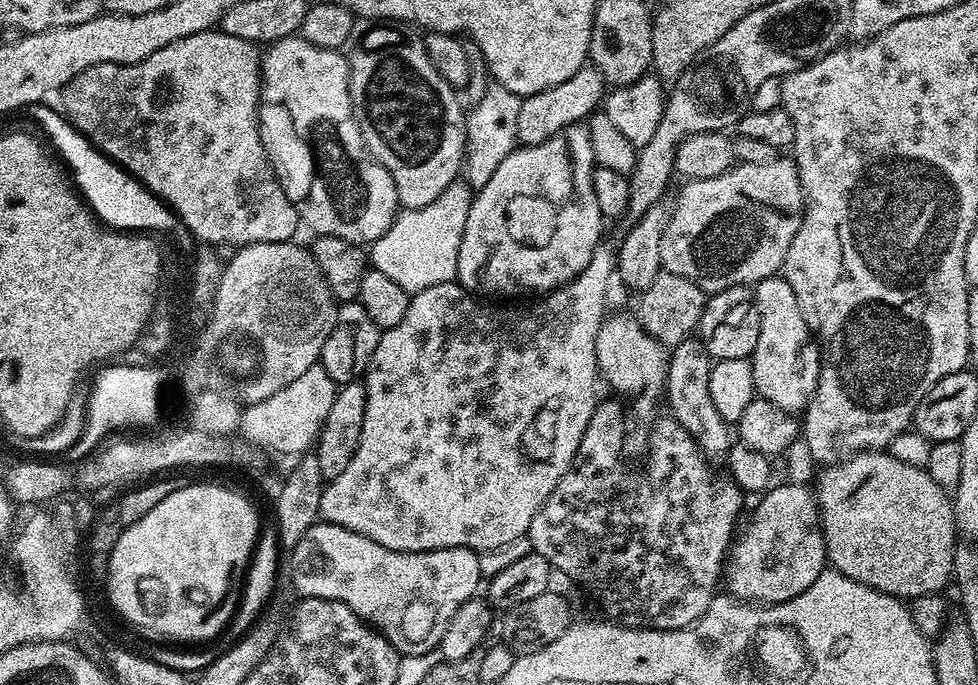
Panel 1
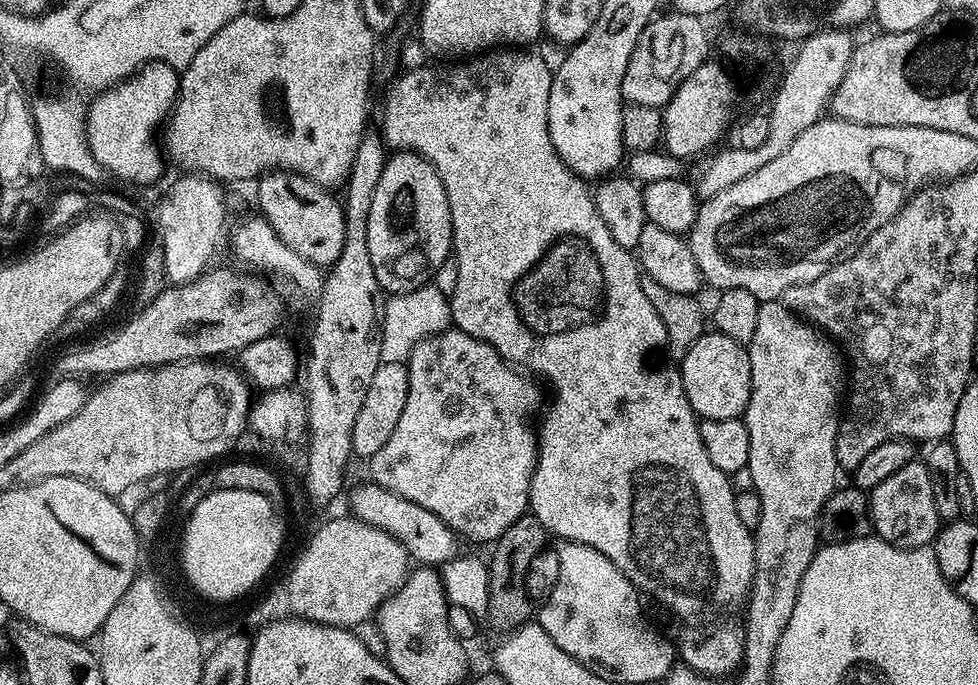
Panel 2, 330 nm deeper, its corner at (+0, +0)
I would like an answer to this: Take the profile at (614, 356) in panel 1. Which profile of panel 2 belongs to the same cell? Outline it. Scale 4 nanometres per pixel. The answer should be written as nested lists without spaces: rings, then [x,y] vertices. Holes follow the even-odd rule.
[[[489,50],[471,58],[461,59],[459,62],[432,62],[413,72],[405,71],[403,74],[400,74],[404,76],[398,77],[389,86],[388,93],[384,96],[384,109],[380,112],[380,125],[378,125],[378,128],[383,135],[385,145],[389,149],[417,152],[419,156],[431,162],[434,170],[438,170],[438,178],[442,178],[442,186],[446,190],[446,198],[450,206],[450,218],[452,219],[452,250],[458,264],[458,284],[454,289],[454,294],[450,298],[452,305],[452,324],[459,328],[461,332],[470,334],[474,338],[478,338],[482,342],[489,344],[509,364],[519,366],[529,373],[537,372],[538,375],[552,380],[552,388],[556,391],[556,397],[553,398],[552,405],[548,408],[548,413],[546,413],[547,408],[543,413],[543,416],[545,415],[544,425],[539,425],[538,428],[538,459],[536,469],[532,475],[530,498],[528,499],[528,507],[531,515],[535,516],[538,522],[542,522],[545,532],[551,534],[553,537],[560,536],[556,538],[559,538],[561,541],[582,542],[586,546],[594,546],[594,550],[606,554],[606,558],[610,558],[610,562],[614,562],[614,566],[618,566],[618,570],[622,570],[622,574],[626,574],[628,581],[643,593],[645,597],[653,596],[658,603],[665,604],[674,615],[681,616],[684,622],[688,622],[691,621],[688,619],[695,612],[703,610],[704,604],[743,605],[747,601],[748,591],[753,585],[754,564],[756,563],[756,542],[750,529],[742,526],[742,521],[738,519],[738,513],[734,507],[737,489],[734,487],[729,473],[718,470],[718,466],[714,466],[714,462],[710,462],[709,456],[706,455],[706,446],[702,446],[700,420],[686,398],[686,390],[682,386],[682,378],[680,377],[679,371],[666,359],[666,326],[662,326],[662,318],[658,318],[658,310],[654,310],[654,306],[650,306],[650,298],[646,298],[646,294],[642,290],[642,282],[640,281],[642,269],[637,257],[629,249],[618,246],[618,242],[614,240],[614,234],[610,234],[610,230],[606,228],[606,222],[602,222],[602,214],[598,214],[596,197],[593,189],[590,187],[589,181],[585,177],[578,176],[575,172],[570,171],[562,162],[562,158],[554,150],[554,142],[550,142],[550,134],[548,133],[548,103],[550,102],[550,82],[552,81],[552,74],[552,71],[546,66],[546,62],[542,62],[539,51],[536,50]]]

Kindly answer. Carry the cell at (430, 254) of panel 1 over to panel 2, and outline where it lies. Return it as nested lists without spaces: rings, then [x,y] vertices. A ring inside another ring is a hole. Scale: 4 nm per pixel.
[[[432,282],[423,284],[420,288],[415,288],[409,292],[397,292],[387,297],[388,301],[382,304],[382,319],[378,324],[378,335],[380,337],[380,359],[383,362],[398,362],[399,364],[407,361],[409,354],[422,342],[431,336],[437,336],[440,332],[448,331],[452,324],[452,305],[450,298],[442,294]]]

